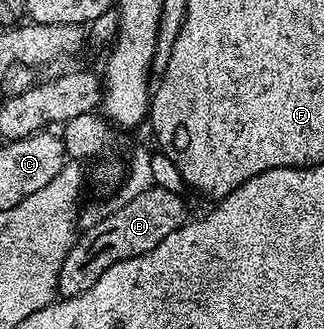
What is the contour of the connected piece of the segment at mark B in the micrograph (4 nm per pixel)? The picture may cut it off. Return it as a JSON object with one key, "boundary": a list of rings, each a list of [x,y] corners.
{"boundary":[[[161,185],[149,191],[141,191],[137,199],[129,199],[129,203],[101,219],[101,223],[82,230],[76,236],[69,255],[65,255],[65,263],[61,263],[58,296],[76,297],[89,291],[89,287],[93,287],[103,272],[113,267],[113,263],[121,263],[130,257],[145,255],[145,251],[153,251],[157,243],[186,224],[188,217],[187,207],[177,192]]]}

